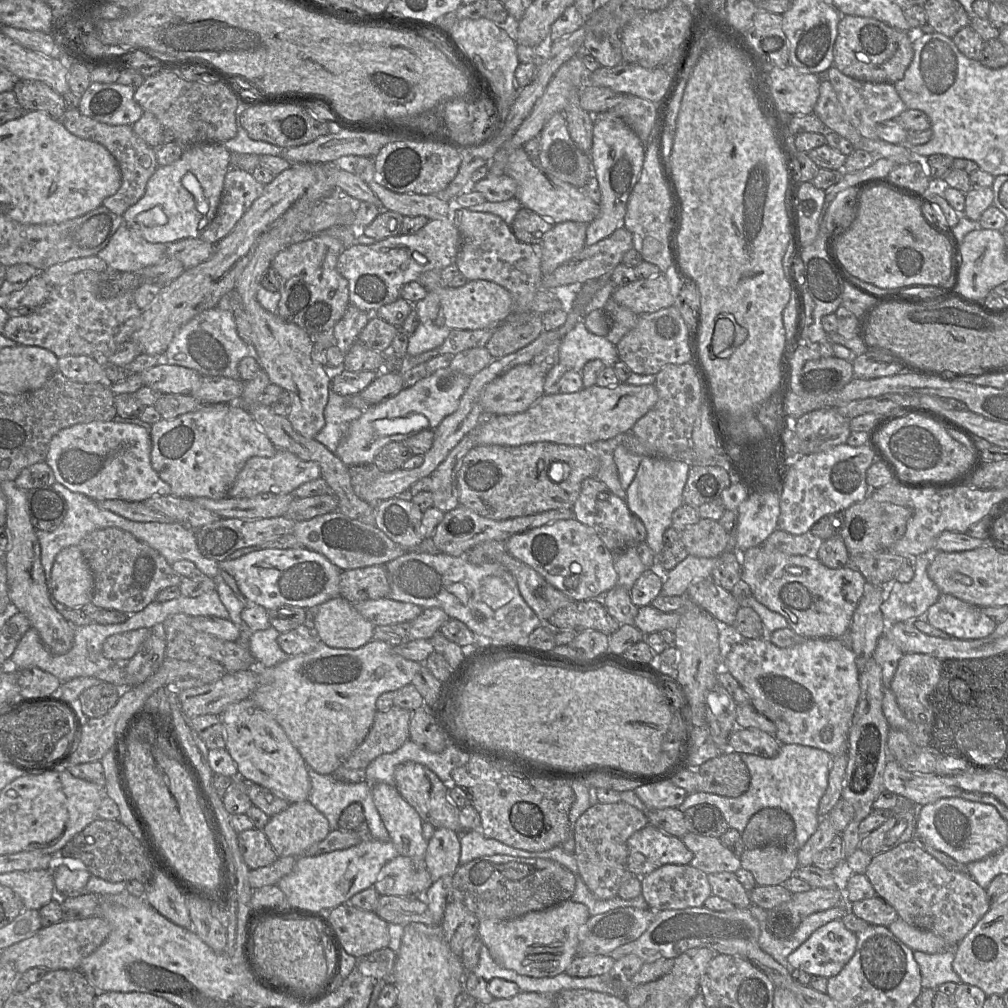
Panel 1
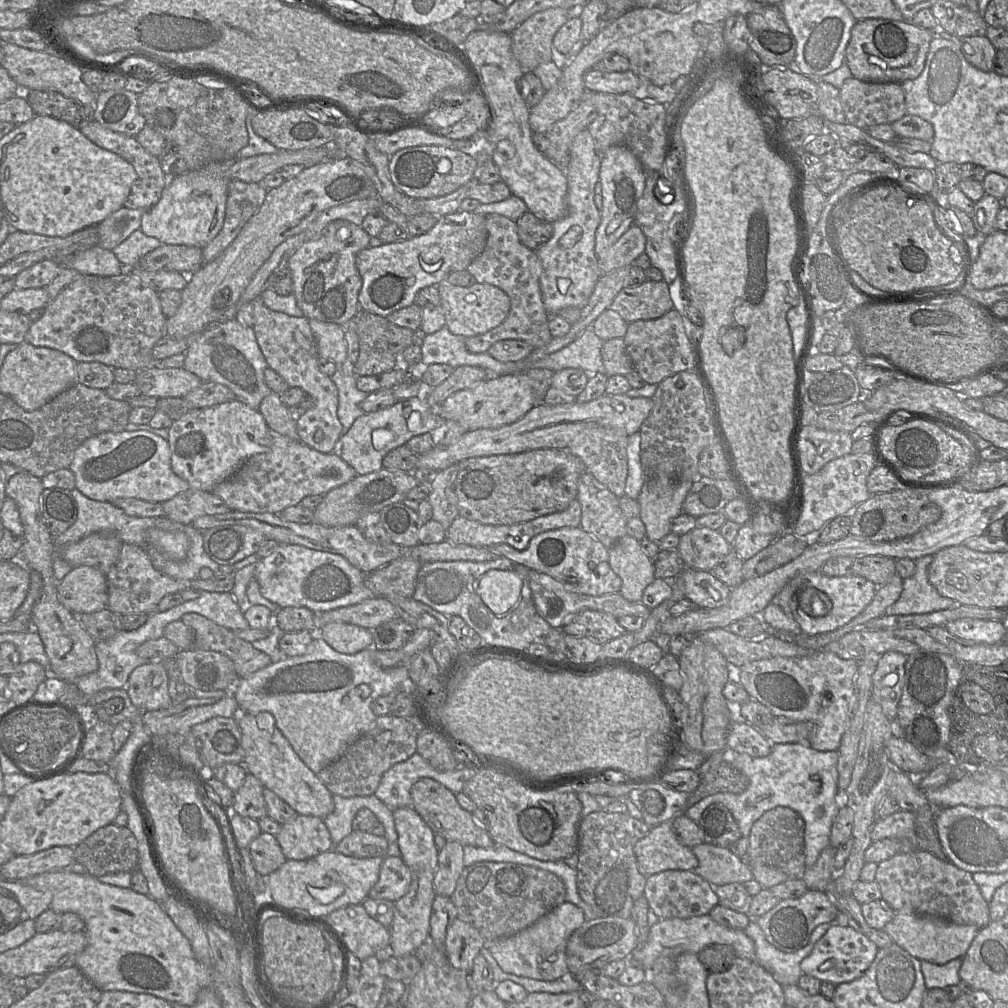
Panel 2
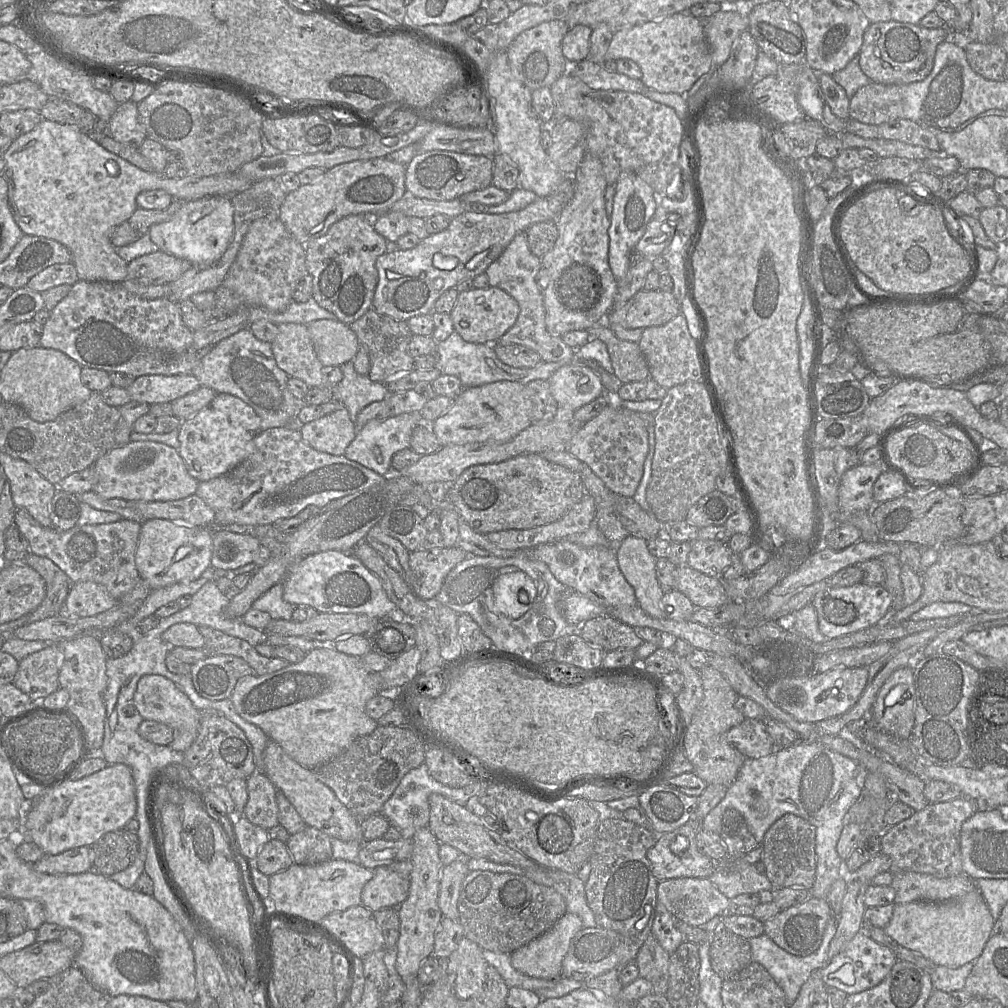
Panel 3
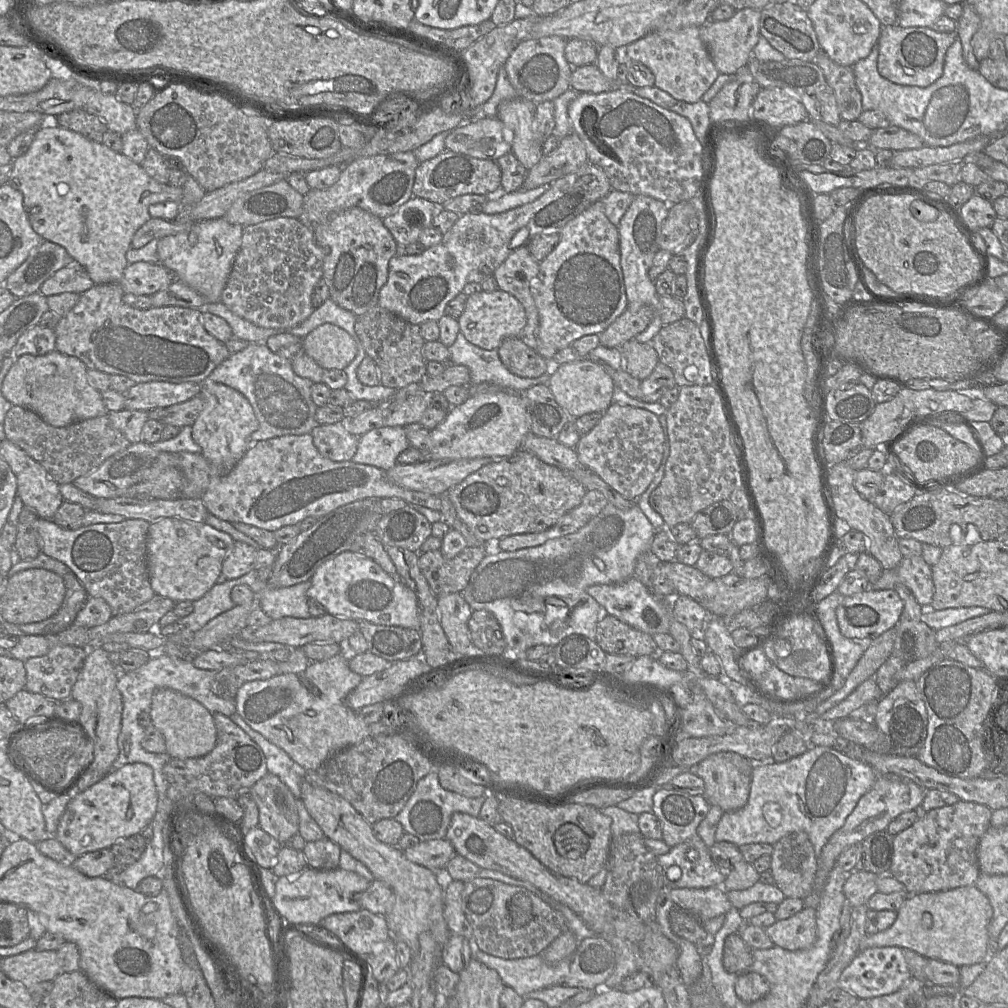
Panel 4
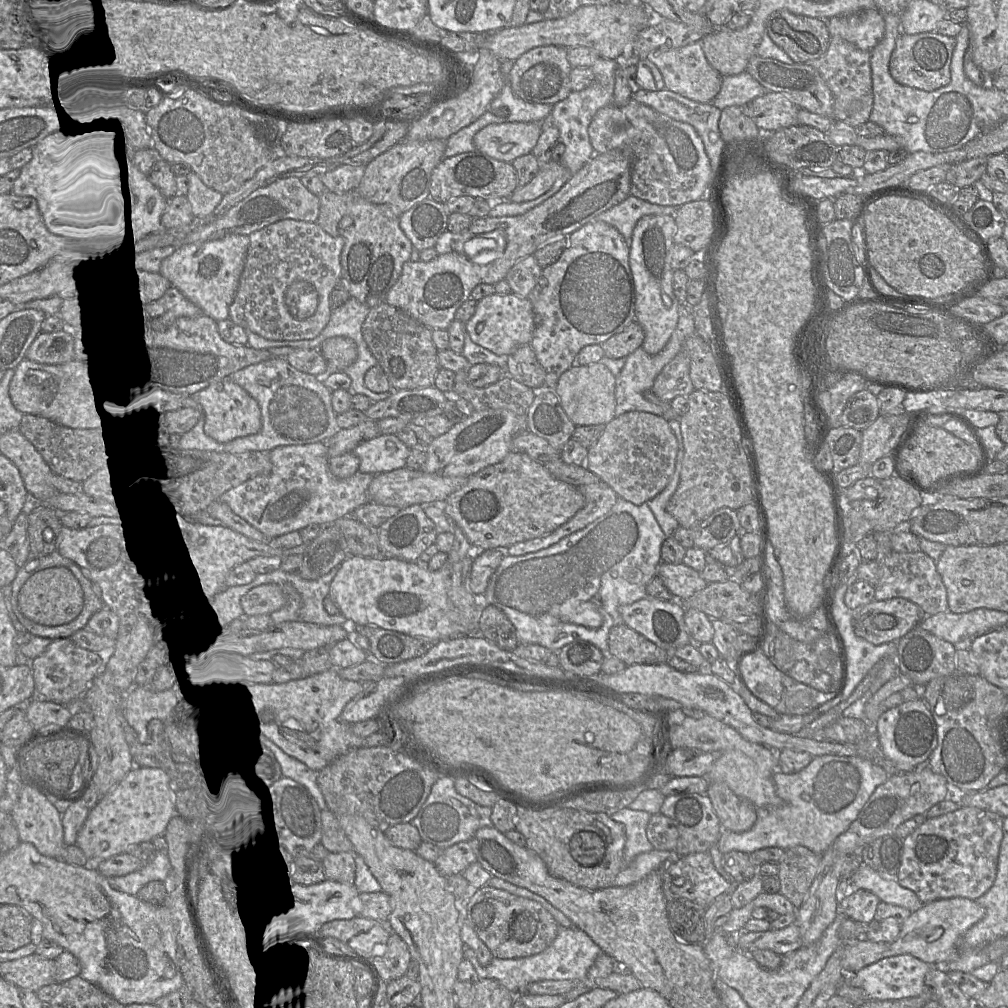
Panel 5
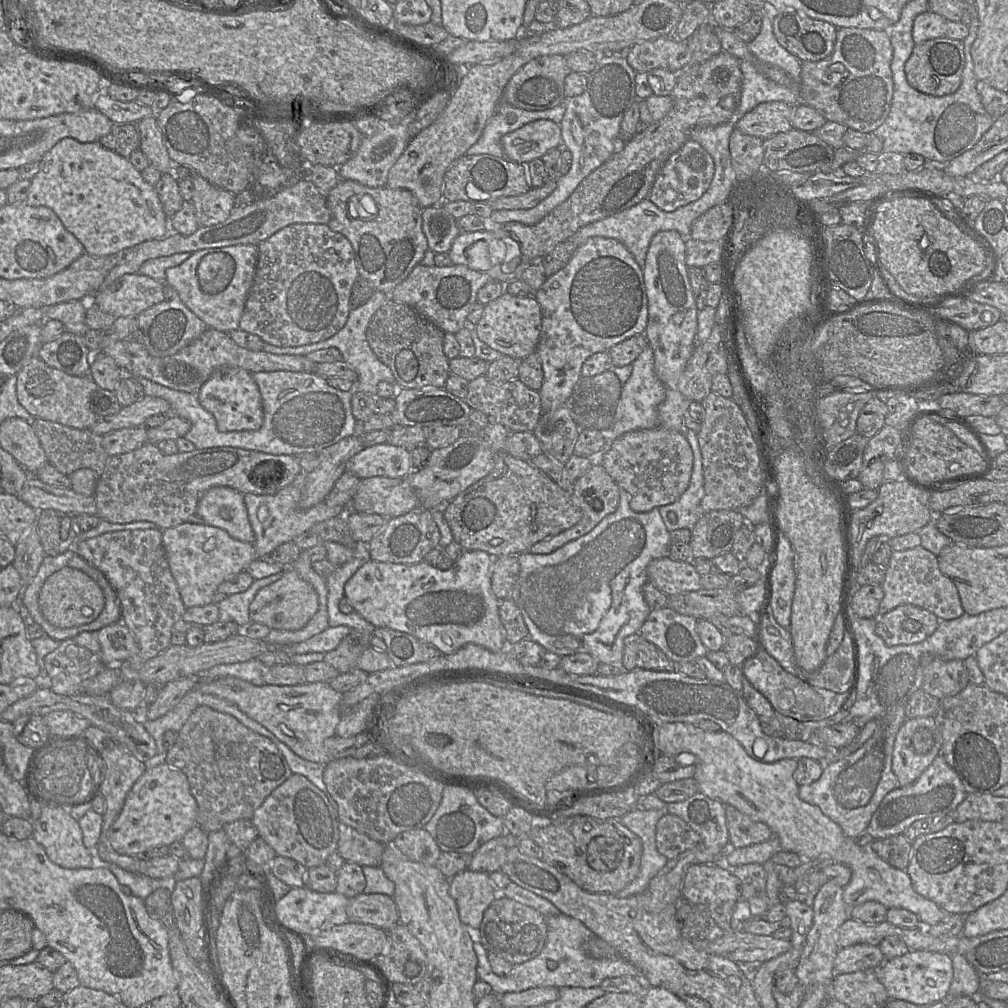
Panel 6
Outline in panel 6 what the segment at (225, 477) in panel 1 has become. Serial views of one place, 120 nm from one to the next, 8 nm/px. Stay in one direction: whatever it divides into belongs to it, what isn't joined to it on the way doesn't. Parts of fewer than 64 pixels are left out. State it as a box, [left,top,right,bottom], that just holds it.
[197,367,264,432]

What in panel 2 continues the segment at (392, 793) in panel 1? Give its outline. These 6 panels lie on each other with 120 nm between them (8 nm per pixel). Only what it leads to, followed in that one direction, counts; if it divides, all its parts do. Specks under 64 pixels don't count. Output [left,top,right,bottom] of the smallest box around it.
[389,807,439,957]

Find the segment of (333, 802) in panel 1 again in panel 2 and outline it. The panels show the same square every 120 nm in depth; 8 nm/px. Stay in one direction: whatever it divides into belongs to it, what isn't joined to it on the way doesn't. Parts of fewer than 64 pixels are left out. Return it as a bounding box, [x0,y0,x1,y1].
[323,794,400,856]

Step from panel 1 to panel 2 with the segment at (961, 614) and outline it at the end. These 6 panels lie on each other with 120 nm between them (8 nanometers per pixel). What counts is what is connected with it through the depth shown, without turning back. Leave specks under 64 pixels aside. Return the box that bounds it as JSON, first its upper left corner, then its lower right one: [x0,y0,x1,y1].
[945,619,1007,644]

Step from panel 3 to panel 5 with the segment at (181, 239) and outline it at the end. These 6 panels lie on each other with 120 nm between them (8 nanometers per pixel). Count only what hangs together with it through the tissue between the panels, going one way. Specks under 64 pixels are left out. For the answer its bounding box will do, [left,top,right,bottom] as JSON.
[159,234,249,321]

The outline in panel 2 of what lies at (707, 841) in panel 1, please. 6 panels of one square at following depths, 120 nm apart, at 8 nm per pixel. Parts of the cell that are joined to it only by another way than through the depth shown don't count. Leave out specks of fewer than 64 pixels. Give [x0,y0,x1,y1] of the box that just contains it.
[691,842,754,885]

